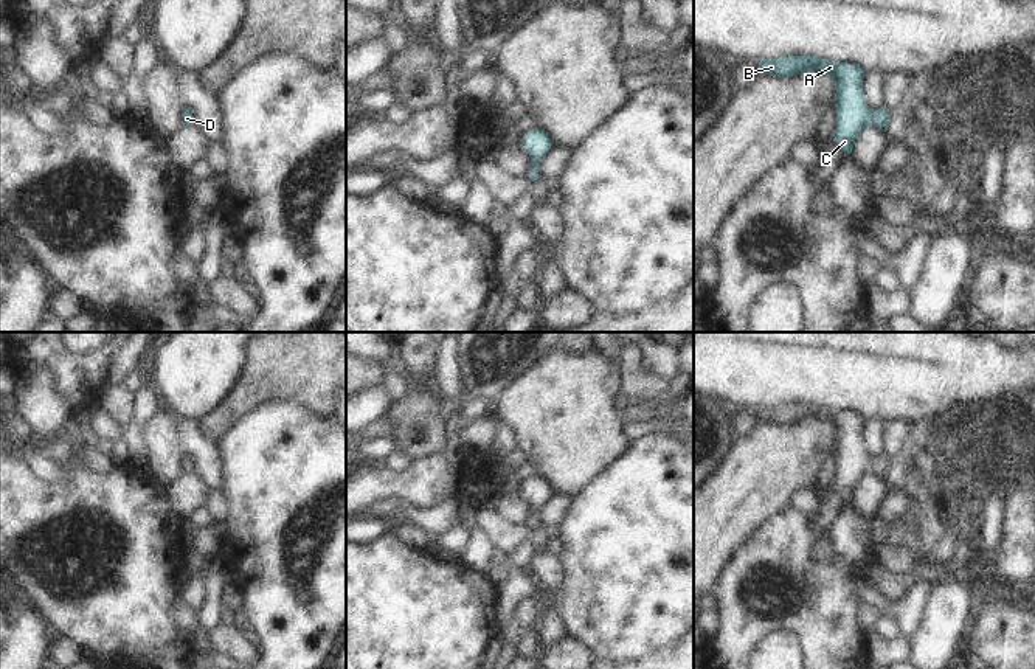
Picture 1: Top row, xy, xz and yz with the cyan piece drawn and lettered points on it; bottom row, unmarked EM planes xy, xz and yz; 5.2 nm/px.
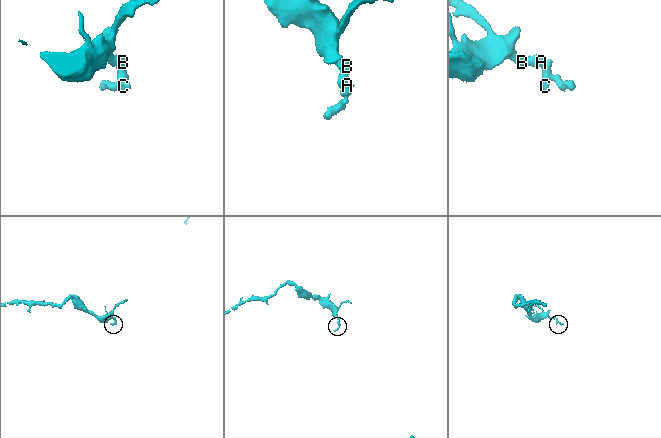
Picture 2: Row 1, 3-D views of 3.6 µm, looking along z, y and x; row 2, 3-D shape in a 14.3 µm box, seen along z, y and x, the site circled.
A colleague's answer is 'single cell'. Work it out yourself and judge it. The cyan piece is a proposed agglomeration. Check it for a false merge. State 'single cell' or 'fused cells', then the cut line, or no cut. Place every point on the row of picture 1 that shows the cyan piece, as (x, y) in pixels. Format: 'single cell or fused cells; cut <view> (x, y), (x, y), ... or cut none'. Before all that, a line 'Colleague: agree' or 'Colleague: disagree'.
Colleague: agree
single cell; cut none

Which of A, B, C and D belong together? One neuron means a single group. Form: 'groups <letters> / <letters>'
groups A B C D

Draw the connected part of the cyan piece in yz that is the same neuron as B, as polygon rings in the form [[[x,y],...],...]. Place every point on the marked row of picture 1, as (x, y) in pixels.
[[[785,54],[754,61],[757,75],[791,79],[804,71],[824,70],[835,85],[836,127],[832,141],[838,144],[844,158],[852,158],[857,137],[866,126],[884,130],[891,116],[886,106],[872,110],[866,104],[863,79],[866,70],[853,62],[836,62],[816,54]]]

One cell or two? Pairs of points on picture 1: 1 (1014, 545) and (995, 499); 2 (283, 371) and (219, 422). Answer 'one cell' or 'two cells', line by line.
1: two cells
2: one cell

